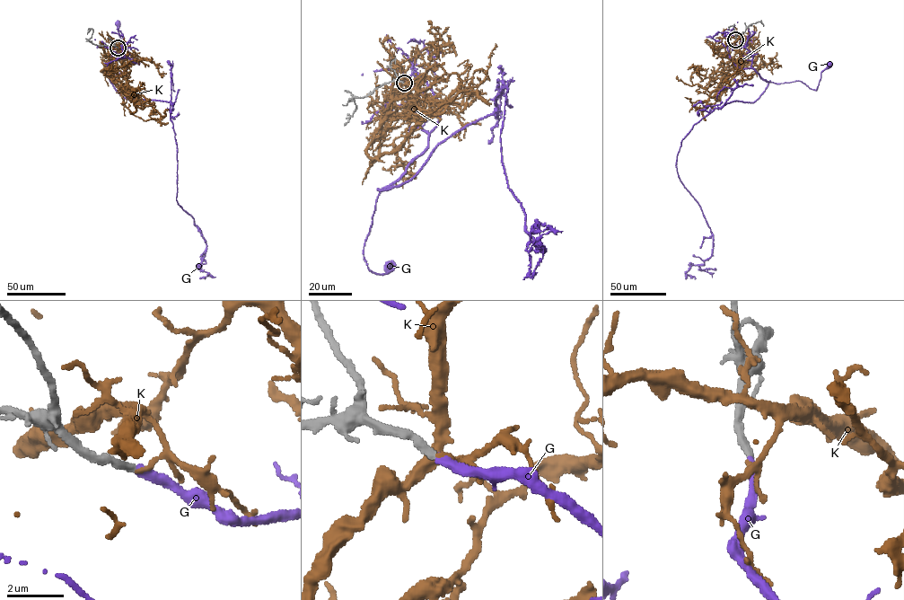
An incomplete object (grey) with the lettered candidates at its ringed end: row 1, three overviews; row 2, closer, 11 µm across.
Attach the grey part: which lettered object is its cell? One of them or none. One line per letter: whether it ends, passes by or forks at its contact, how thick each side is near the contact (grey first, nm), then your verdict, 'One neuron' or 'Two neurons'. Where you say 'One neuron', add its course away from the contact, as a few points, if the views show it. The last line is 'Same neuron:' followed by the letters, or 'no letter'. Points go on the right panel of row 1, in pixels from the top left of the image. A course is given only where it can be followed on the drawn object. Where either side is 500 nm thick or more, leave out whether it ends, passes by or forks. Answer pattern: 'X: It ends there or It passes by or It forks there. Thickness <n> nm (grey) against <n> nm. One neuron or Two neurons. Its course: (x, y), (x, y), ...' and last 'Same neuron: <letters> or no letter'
G: It ends there. Thickness 300 nm (grey) against 300 nm. One neuron. Its course: (736, 39), (738, 47), (750, 52), (751, 66), (767, 81), (798, 81), (816, 90), (820, 73), (829, 64)
K: It ends there. Thickness 280 nm (grey) against 150 nm. Two neurons
Same neuron: G

